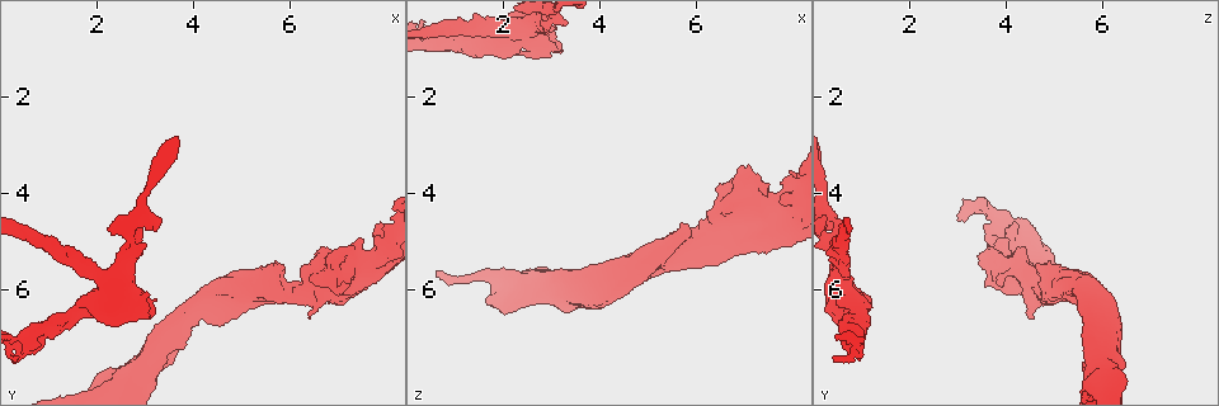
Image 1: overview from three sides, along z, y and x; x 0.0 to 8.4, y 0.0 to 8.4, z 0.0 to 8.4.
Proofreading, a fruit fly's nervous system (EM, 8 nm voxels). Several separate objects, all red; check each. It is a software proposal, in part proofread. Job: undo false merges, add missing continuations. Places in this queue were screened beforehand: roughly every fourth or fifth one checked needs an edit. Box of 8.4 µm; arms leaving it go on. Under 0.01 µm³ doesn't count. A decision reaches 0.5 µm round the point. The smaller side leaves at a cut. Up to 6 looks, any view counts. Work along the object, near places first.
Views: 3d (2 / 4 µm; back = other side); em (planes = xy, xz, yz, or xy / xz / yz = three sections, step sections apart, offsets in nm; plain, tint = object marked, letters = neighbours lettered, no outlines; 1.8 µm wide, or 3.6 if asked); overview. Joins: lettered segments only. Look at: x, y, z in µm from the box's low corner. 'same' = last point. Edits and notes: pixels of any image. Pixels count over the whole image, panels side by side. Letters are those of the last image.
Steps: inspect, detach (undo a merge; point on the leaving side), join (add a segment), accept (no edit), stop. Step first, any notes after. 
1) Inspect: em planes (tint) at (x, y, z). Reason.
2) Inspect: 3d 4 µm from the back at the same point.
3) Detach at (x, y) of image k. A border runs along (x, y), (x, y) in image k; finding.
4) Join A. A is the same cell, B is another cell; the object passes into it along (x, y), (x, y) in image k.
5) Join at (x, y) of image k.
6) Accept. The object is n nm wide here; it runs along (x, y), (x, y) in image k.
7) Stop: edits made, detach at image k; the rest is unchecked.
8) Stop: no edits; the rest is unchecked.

Inspect: 3d 2 µm from the back at (0.85, 6.75, 0.75). Sharp bend.

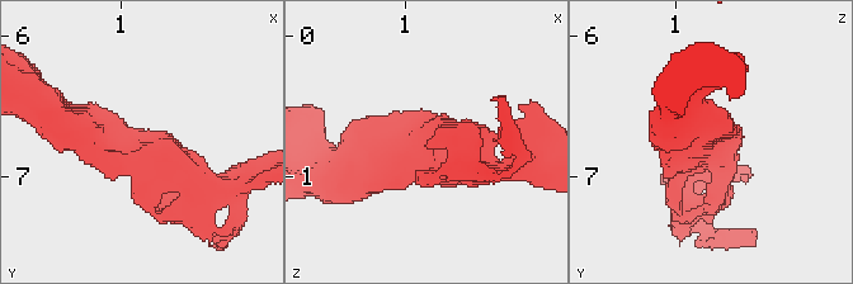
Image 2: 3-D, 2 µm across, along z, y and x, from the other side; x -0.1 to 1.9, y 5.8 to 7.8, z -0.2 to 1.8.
Inspect: em planes (letters) at (0.88, 6.80, 0.78). 3 arms meet here.

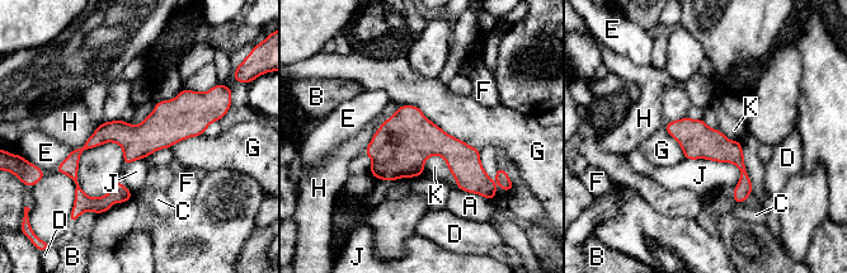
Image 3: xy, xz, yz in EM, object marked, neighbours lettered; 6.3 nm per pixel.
Accept. A, B, C, D, E, F, G, H, J and K are other cells; a border runs along (429, 155), (445, 160), (457, 188) in image 3; continuous, no second neuron.

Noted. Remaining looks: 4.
Inspect: 3d 2 µm at (3.20, 6.35, 1.00). Branch stops here.

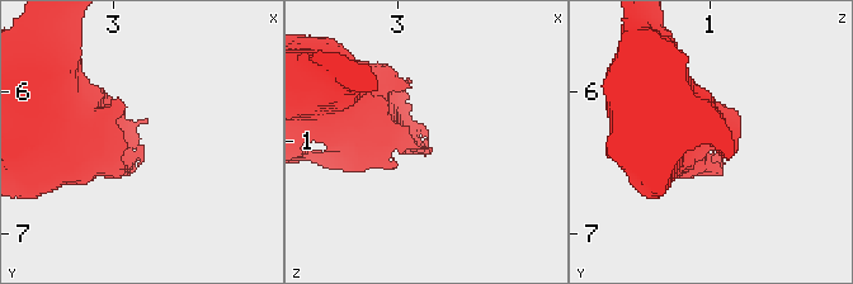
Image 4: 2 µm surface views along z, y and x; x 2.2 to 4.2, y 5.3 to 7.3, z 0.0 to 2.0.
Inspect: em yz step 8 (tint) at (3.20, 6.32, 1.02).

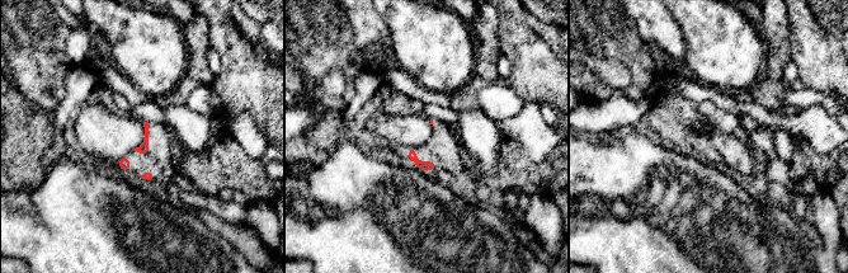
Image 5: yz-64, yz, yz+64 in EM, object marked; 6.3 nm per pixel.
Inspect: em yz step 8 (letters) at the same point.

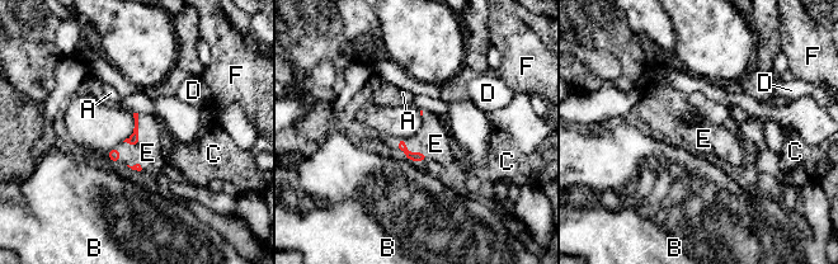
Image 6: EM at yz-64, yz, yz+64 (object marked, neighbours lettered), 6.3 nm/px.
Join E. The longest contact is with E, 220 nm; E is the same cell, A, B, C, D and F are other cells; the object passes into it along (133, 138), (137, 131), (147, 152) in image 6; the neuron continues.

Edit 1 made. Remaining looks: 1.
Stop: edits made, join at image 6; the rest is unchecked.

